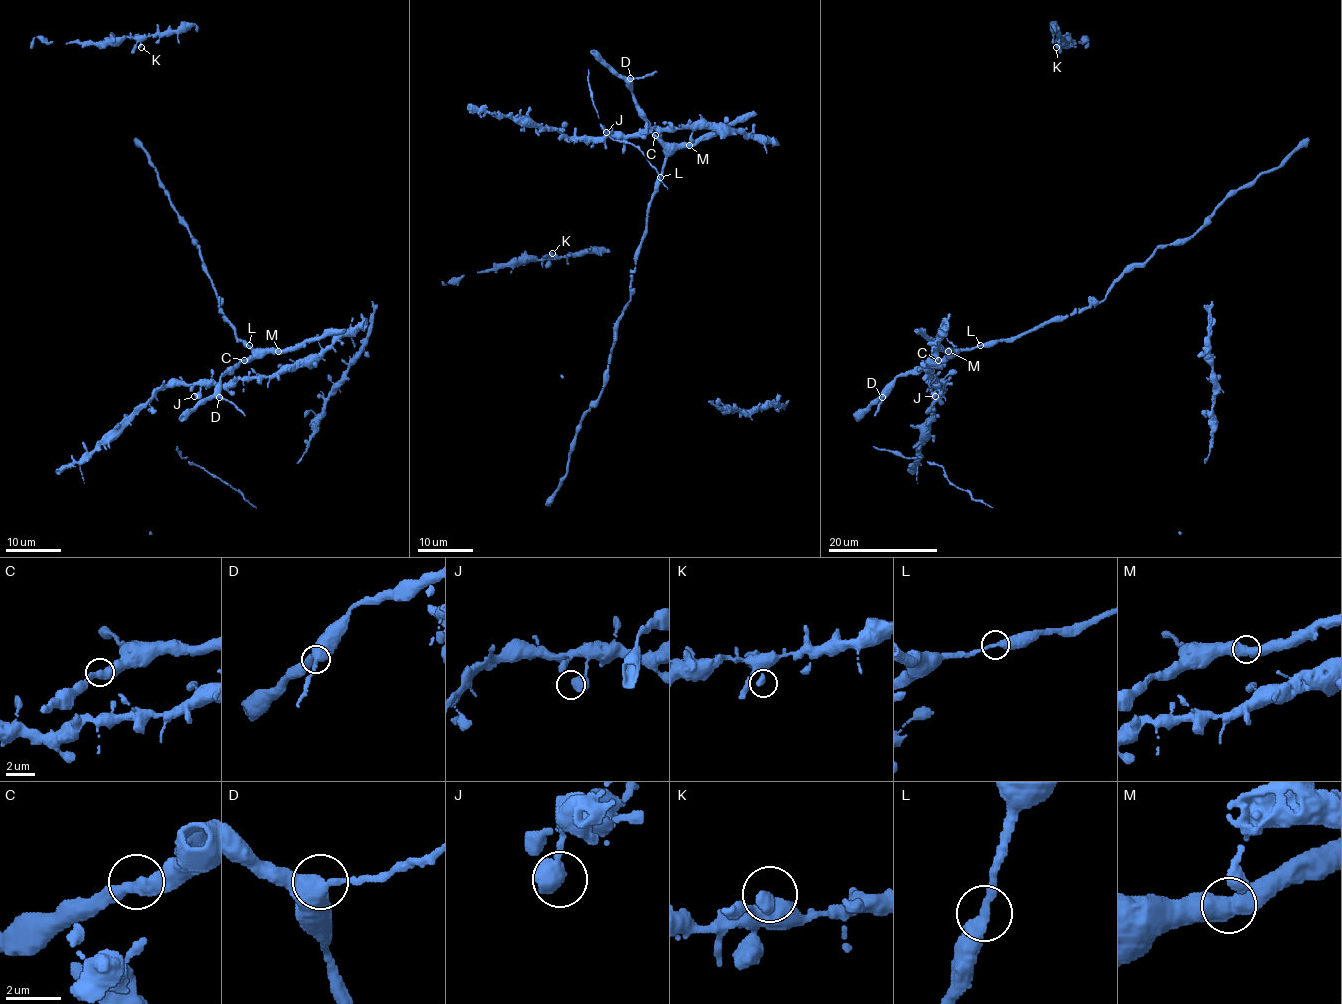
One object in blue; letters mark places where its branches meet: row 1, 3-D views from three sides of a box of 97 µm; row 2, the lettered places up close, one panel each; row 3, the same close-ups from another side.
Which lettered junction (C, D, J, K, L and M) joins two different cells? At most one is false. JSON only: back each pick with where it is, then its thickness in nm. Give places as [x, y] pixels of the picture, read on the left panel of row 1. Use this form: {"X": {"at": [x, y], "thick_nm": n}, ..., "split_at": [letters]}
{"split_at": []}

